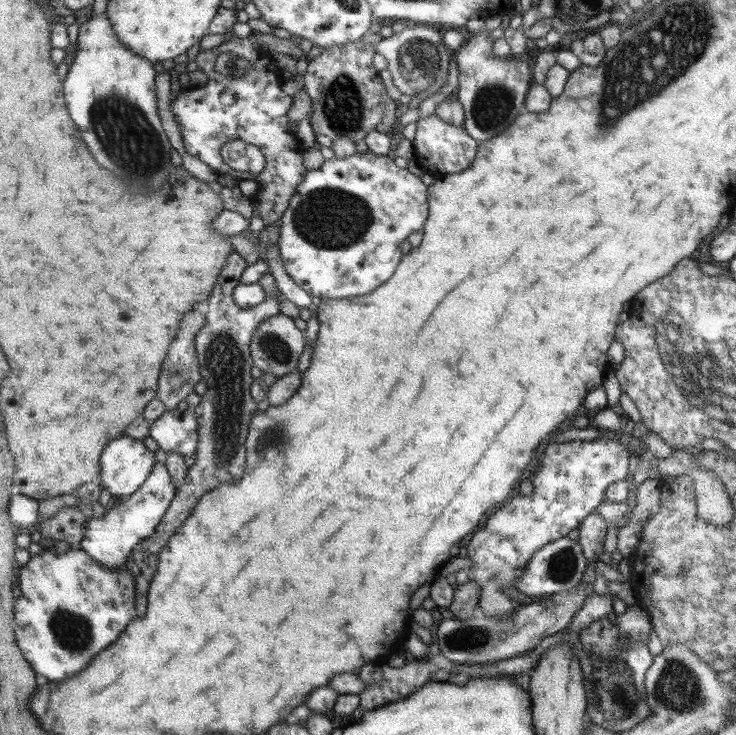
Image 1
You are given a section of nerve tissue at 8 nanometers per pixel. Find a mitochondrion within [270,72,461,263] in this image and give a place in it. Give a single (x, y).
(330, 218)

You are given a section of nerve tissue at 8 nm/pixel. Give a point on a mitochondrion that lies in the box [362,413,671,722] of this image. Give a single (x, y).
(460, 640)

